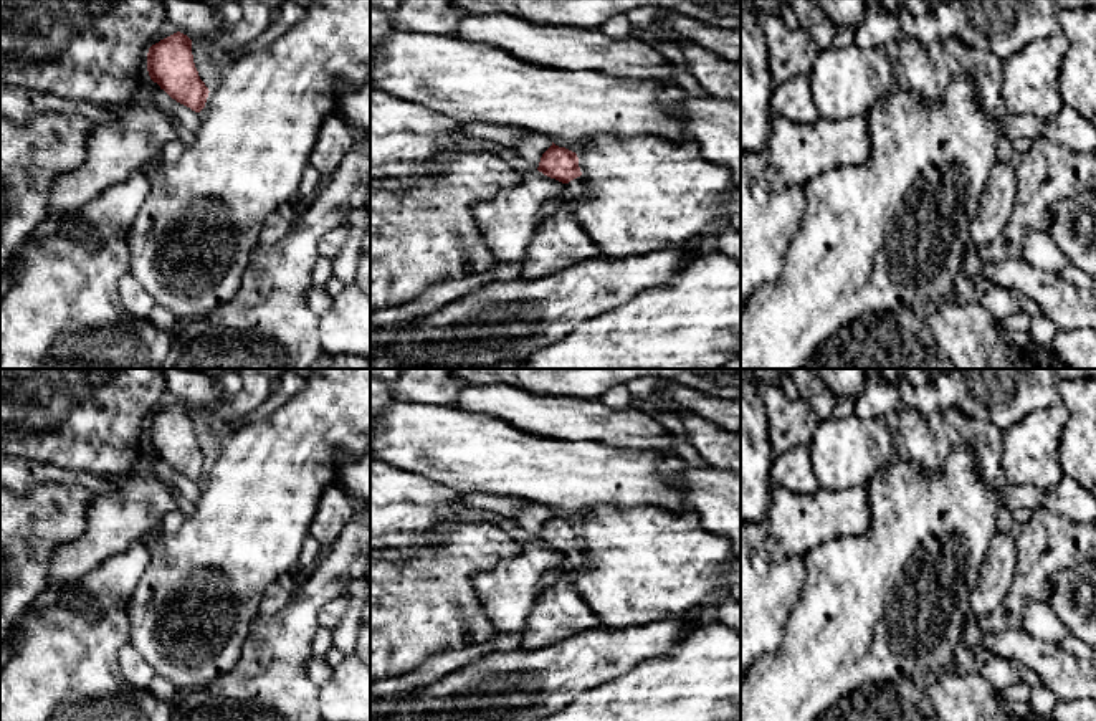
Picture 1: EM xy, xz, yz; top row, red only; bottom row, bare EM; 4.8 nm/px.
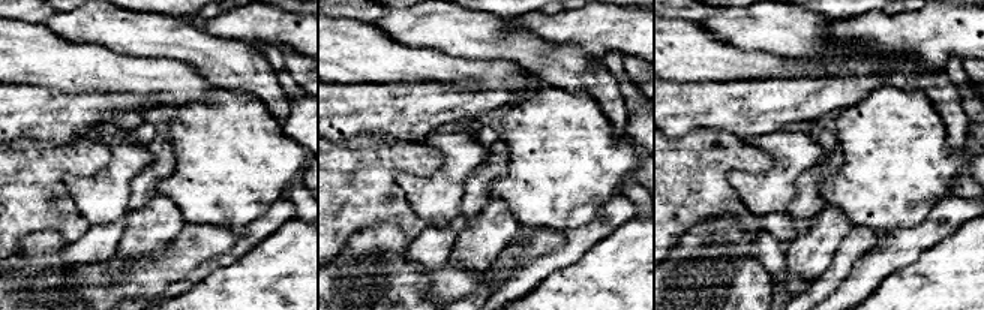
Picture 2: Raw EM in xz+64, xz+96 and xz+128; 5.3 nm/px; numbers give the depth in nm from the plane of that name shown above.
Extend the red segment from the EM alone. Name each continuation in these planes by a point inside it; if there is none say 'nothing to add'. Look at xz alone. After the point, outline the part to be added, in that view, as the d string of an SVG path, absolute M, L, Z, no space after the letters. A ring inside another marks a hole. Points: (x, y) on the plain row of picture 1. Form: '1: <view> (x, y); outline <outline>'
1: xz (574, 561); outline M582 546L565 554L562 567L542 577L541 592L554 585L562 575L579 572L584 566L584 559L585 554Z

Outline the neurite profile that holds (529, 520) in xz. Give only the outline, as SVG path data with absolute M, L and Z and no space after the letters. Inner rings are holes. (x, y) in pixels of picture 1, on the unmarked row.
M527 506L517 511L512 518L517 524L517 534L521 534L526 539L537 541L542 524L552 516L552 513L552 509L541 506Z

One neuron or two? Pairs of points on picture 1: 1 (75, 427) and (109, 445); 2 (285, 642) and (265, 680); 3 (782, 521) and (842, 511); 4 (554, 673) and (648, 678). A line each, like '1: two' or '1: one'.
1: one
2: one
3: one
4: two

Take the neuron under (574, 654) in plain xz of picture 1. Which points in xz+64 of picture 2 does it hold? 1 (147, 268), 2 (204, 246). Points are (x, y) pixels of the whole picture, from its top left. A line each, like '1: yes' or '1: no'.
1: yes
2: yes

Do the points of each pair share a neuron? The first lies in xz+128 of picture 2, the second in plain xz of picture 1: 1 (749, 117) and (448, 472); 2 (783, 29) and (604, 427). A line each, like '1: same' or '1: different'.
1: different
2: same

